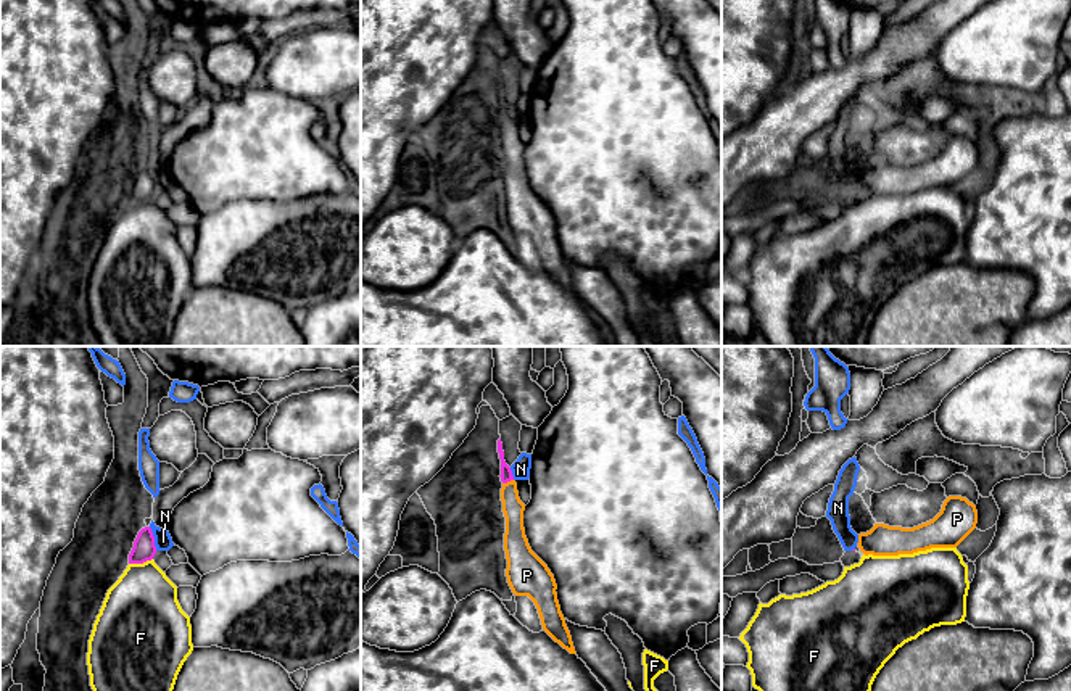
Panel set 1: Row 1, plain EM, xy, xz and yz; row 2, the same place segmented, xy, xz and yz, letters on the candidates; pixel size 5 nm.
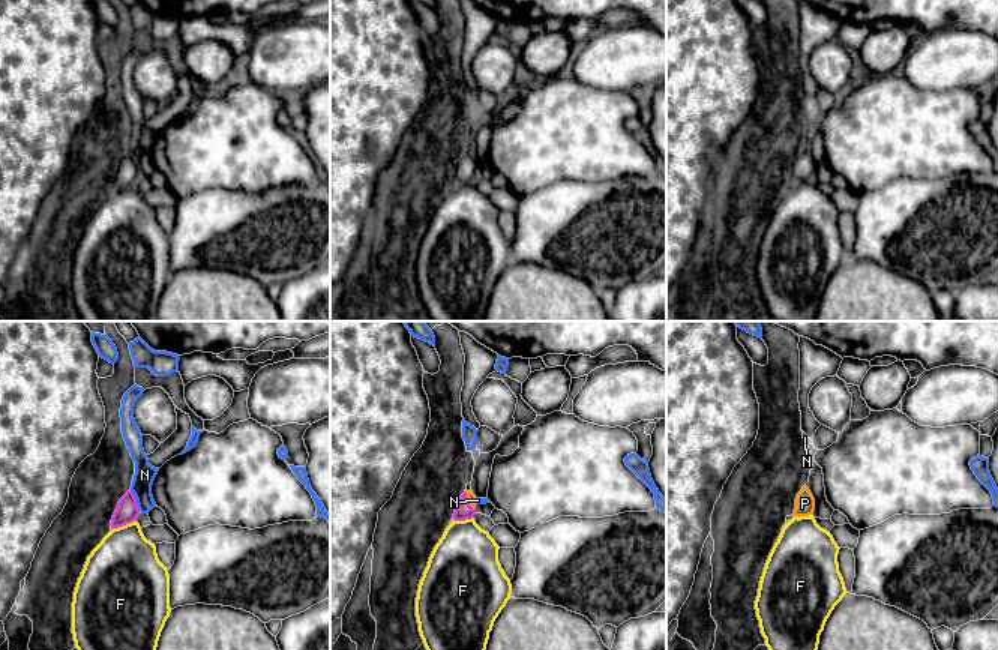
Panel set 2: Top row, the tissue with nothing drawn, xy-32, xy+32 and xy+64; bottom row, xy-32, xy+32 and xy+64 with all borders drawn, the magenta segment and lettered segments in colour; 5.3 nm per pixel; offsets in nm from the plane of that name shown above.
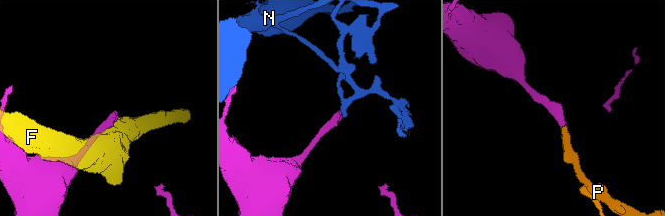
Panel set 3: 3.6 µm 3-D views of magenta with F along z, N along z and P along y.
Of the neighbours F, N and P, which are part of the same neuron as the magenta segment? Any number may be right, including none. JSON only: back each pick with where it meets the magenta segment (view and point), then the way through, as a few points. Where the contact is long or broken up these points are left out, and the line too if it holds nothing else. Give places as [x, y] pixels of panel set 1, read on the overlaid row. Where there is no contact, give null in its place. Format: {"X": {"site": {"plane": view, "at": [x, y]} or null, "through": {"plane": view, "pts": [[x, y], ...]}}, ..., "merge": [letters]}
{"P": {"site": {"plane": "xz", "at": [508, 480]}, "through": {"plane": "xz", "pts": [[506, 475], [508, 480], [512, 508]]}}, "merge": ["P"]}

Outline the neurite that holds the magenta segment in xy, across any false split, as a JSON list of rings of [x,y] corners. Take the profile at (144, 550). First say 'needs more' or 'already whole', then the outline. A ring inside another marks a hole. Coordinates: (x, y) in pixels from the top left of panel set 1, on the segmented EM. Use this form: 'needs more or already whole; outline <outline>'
already whole; outline [[[150,527],[139,532],[134,548],[129,554],[129,564],[143,564],[151,561],[156,554],[155,536]]]

